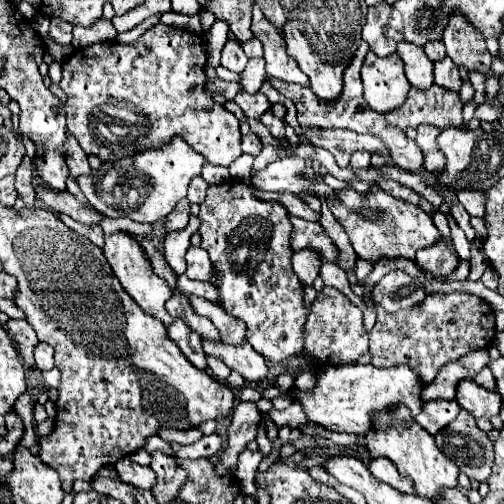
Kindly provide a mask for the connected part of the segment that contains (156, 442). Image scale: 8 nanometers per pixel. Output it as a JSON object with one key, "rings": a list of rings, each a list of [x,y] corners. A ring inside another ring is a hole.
{"rings":[[[148,436],[146,444],[144,444],[144,450],[146,450],[148,454],[150,454],[150,452],[154,452],[154,450],[162,450],[162,452],[166,452],[166,454],[174,456],[174,454],[172,454],[170,444],[168,444],[168,442],[164,442],[160,436]]]}

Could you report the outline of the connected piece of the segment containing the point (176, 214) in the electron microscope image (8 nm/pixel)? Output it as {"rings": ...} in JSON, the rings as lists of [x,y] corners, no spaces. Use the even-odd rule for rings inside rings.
{"rings":[[[180,200],[180,204],[176,206],[176,210],[166,218],[164,232],[184,230],[188,226],[188,218],[190,218],[190,202],[188,200]]]}

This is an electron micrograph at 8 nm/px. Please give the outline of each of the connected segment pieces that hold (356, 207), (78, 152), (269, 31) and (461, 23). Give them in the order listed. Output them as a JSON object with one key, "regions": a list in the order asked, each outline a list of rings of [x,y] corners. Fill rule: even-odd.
{"regions":[[[[374,186],[366,196],[362,196],[354,188],[336,192],[336,200],[326,200],[326,204],[332,210],[334,218],[338,220],[338,224],[346,230],[356,254],[368,262],[378,262],[382,258],[400,258],[400,256],[414,258],[416,250],[428,248],[436,244],[436,240],[440,238],[440,232],[434,226],[432,218],[420,206],[414,206],[404,200],[396,200],[386,192],[382,192],[378,186]],[[365,208],[377,211],[379,218],[370,220],[361,216],[359,212]]],[[[68,132],[68,160],[66,160],[70,174],[74,178],[78,178],[80,174],[88,174],[90,172],[90,164],[88,164],[88,154],[78,146],[78,142],[74,140],[74,136]]],[[[254,4],[254,16],[252,16],[252,32],[264,46],[264,60],[266,60],[266,72],[272,78],[278,78],[282,82],[294,82],[308,86],[308,76],[300,70],[296,60],[286,54],[286,42],[282,38],[282,32],[266,20],[260,8]]],[[[452,16],[452,20],[448,20],[442,42],[456,66],[484,74],[490,72],[492,54],[486,48],[486,40],[476,32],[476,28],[468,28],[468,20],[464,20],[464,16]]]]}

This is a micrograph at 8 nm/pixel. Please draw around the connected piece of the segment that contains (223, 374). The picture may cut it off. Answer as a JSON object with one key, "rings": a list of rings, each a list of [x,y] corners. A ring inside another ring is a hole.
{"rings":[[[208,356],[208,366],[212,370],[212,376],[220,382],[226,382],[226,378],[230,376],[230,368],[224,368],[224,364],[220,364],[220,360],[214,360],[212,356]]]}

